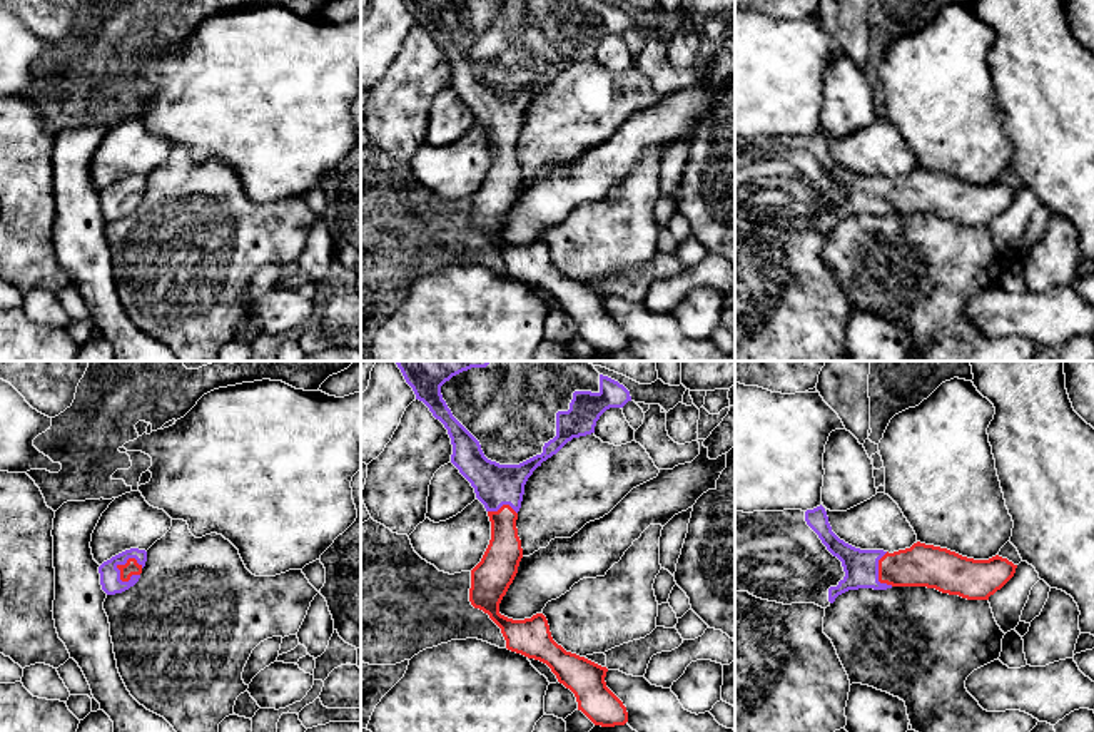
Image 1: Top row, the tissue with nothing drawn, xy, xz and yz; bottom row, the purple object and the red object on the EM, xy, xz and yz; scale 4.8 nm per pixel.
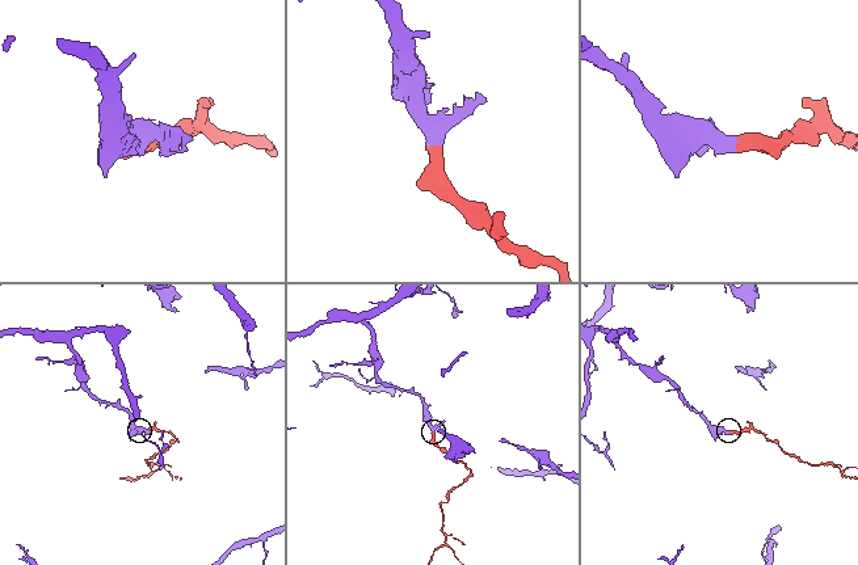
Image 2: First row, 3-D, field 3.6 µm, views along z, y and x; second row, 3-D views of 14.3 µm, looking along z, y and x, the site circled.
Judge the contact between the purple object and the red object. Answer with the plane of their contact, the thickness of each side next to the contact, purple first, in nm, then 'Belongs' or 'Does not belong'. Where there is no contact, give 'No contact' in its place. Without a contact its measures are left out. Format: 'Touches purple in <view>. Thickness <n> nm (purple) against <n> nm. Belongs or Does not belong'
Touches purple in xy. Thickness 100 nm (purple) against 70 nm. Belongs

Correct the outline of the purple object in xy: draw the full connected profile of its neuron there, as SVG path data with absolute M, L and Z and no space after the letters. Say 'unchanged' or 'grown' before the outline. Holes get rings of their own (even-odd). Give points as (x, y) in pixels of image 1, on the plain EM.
grown; M139 174L125 175L99 192L100 211L107 221L115 221L134 212L147 187L147 177Z

